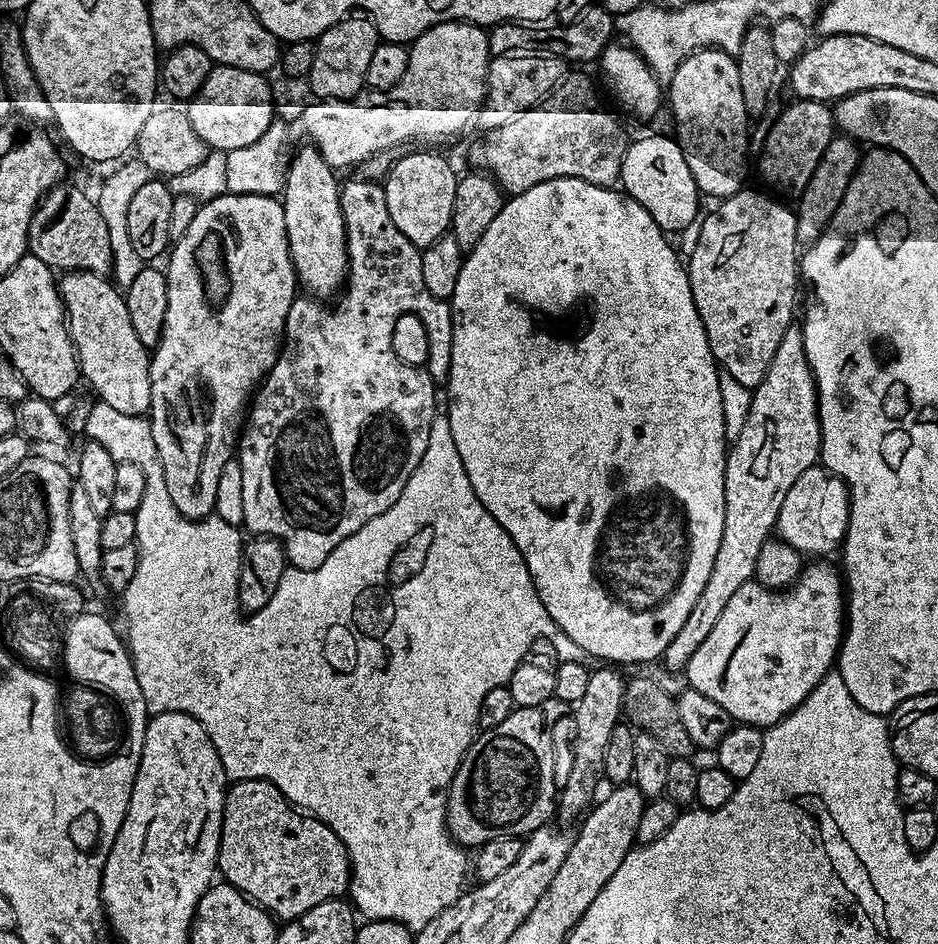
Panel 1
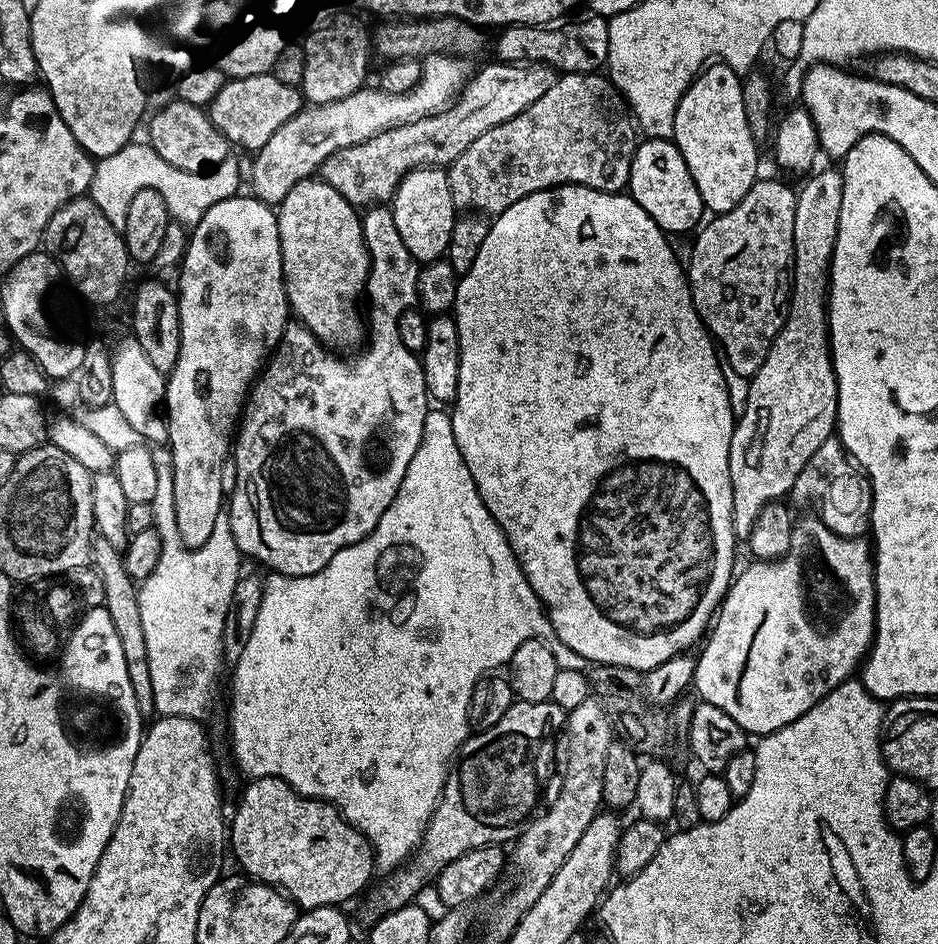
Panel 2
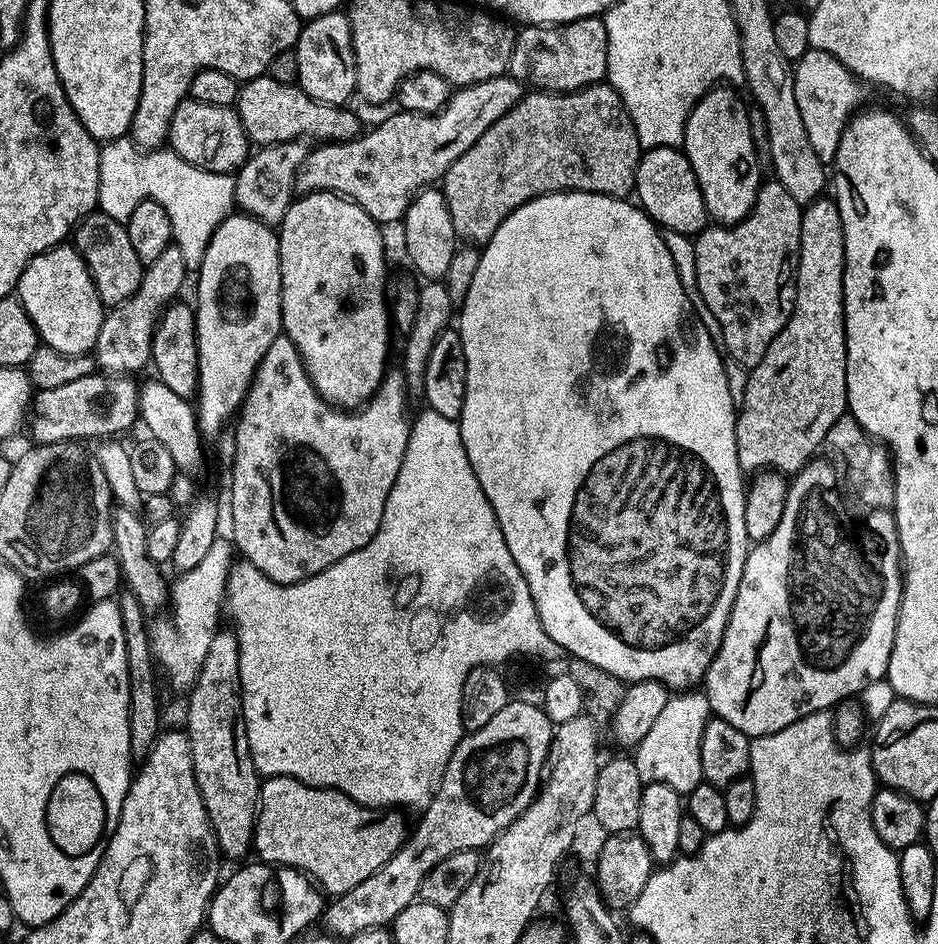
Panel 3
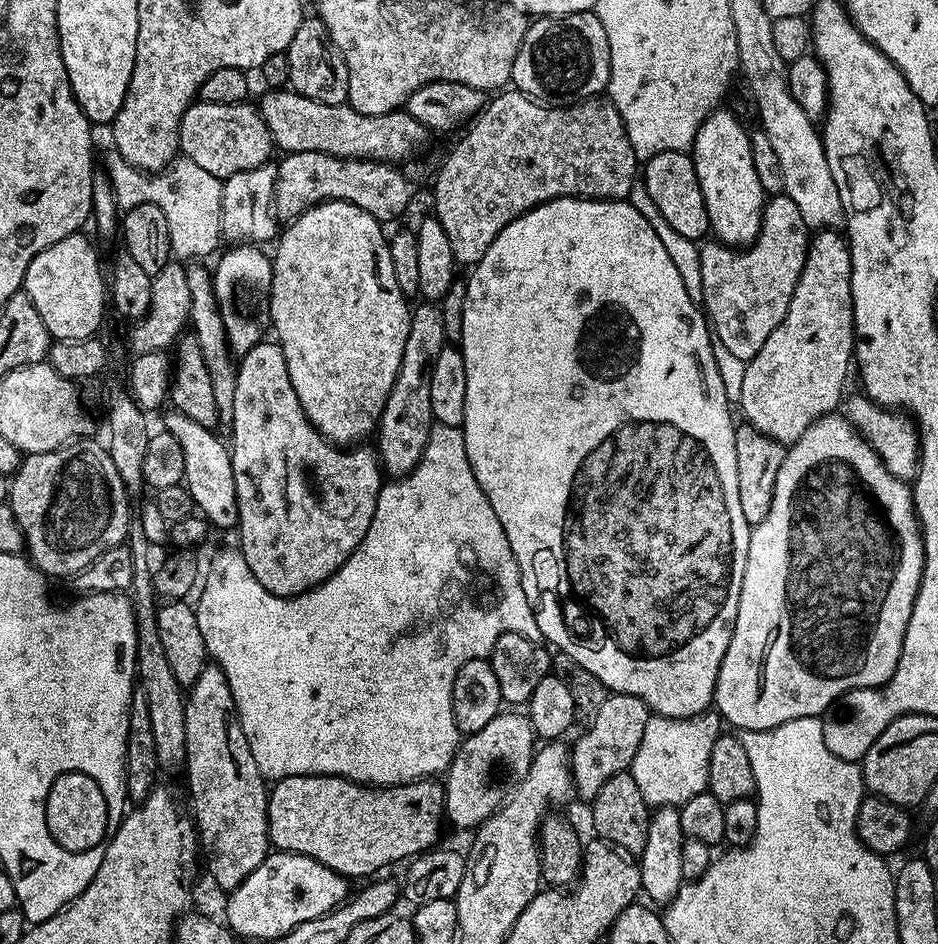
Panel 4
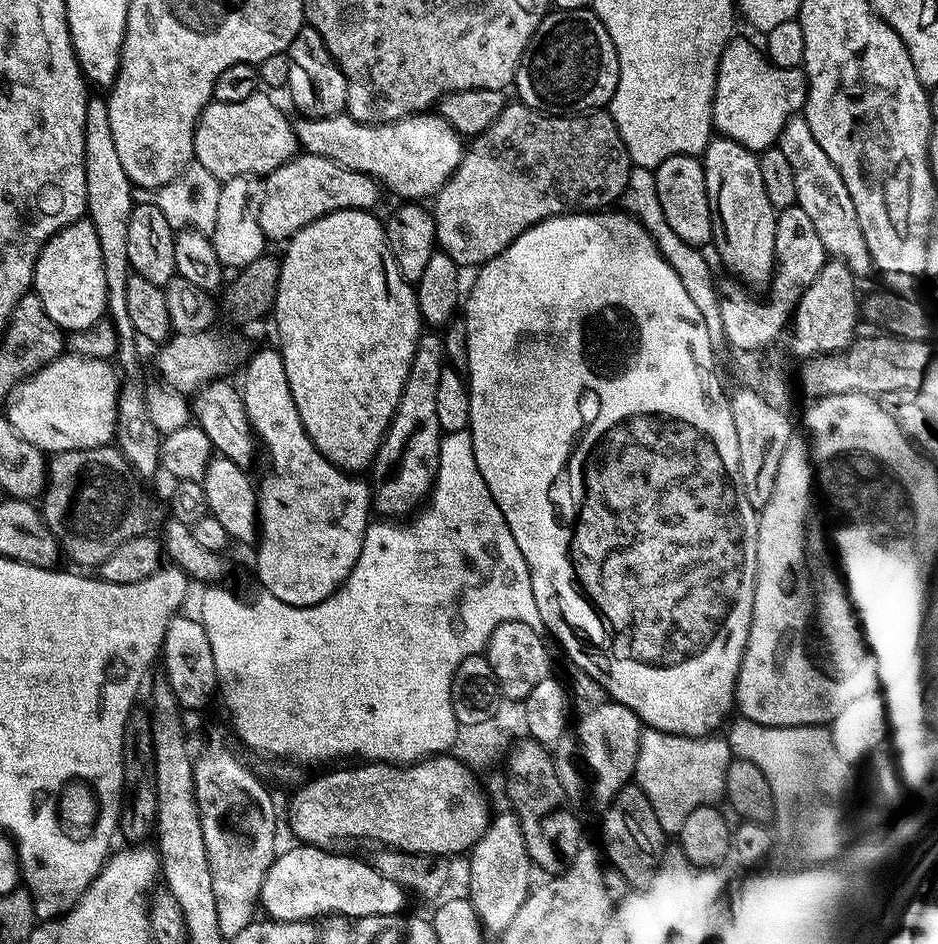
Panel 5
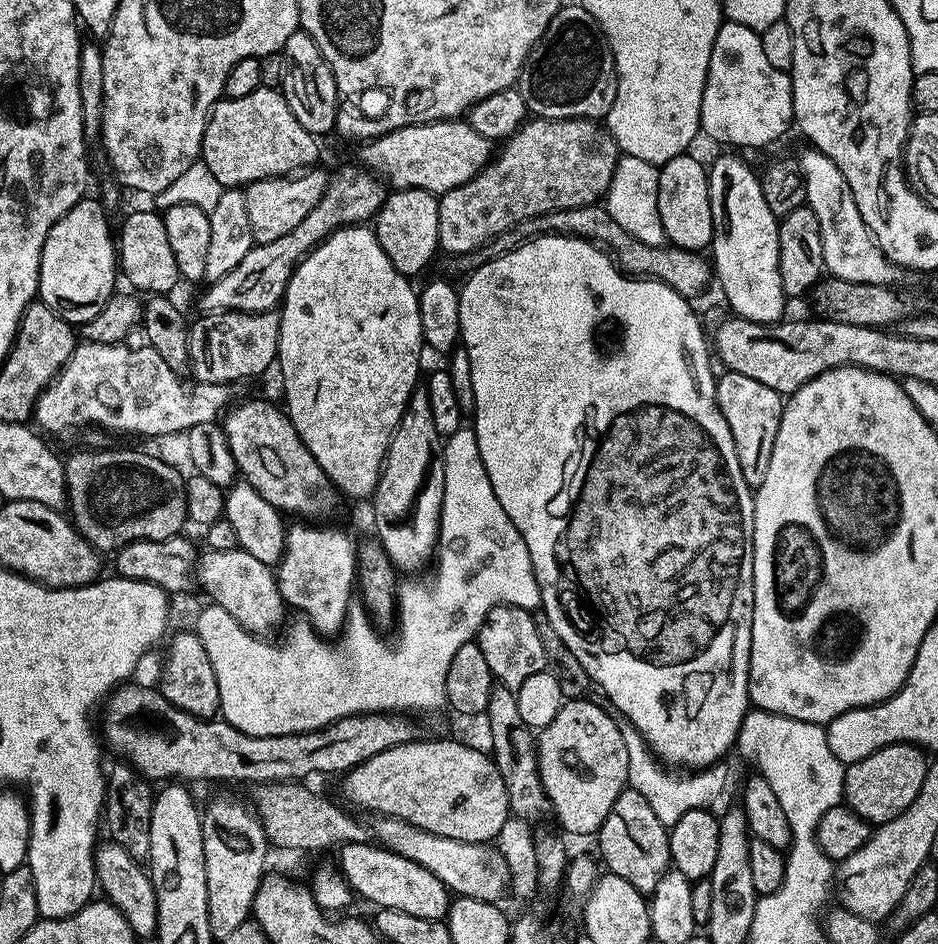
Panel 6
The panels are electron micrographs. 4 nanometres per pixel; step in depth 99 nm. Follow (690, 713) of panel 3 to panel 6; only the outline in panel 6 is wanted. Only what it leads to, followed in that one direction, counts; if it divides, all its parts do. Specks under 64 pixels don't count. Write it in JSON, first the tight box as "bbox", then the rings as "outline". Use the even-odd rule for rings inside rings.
{"bbox":[616,717,728,828],"outline":[[[619,717],[616,721],[619,733],[622,734],[622,740],[626,742],[627,752],[627,785],[641,794],[649,803],[651,810],[657,815],[662,824],[671,828],[676,825],[683,814],[692,809],[711,807],[712,802],[719,798],[723,792],[728,780],[728,770],[726,764],[717,762],[709,765],[705,769],[699,769],[689,774],[673,772],[664,767],[661,761],[651,752],[650,747],[641,736],[632,722],[624,717]]]}

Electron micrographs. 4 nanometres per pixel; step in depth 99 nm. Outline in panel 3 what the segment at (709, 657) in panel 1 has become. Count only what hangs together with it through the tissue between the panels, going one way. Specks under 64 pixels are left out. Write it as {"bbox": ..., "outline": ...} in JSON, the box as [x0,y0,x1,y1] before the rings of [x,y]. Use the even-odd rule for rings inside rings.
{"bbox":[702,459,904,738],"outline":[[[820,459],[809,460],[804,468],[791,477],[786,494],[786,508],[782,510],[782,520],[778,522],[778,526],[774,526],[774,534],[770,534],[770,538],[759,541],[749,551],[742,570],[742,582],[734,598],[734,606],[720,643],[720,649],[716,651],[712,665],[708,667],[708,672],[702,681],[702,688],[708,695],[711,711],[719,719],[730,722],[730,726],[742,730],[742,734],[750,738],[774,734],[810,714],[835,709],[841,702],[854,697],[852,695],[855,692],[856,695],[863,693],[867,684],[883,680],[888,674],[890,650],[894,646],[894,630],[898,626],[898,610],[902,602],[902,586],[904,585],[896,518],[887,508],[871,509],[866,515],[868,517],[857,526],[856,533],[851,536],[847,526],[839,524],[835,514],[824,505],[824,496],[820,493],[820,488],[834,487],[836,476],[832,473],[831,466]]]}

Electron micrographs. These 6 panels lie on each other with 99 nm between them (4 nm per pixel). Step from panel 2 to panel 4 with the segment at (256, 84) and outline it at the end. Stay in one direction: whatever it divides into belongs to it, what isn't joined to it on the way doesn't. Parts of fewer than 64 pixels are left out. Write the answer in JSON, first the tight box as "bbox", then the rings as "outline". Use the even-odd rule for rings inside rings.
{"bbox":[258,90,430,165],"outline":[[[268,90],[265,96],[258,100],[260,116],[266,122],[266,130],[270,130],[273,145],[281,148],[281,153],[290,152],[321,152],[347,160],[382,160],[386,164],[399,165],[400,160],[408,160],[416,156],[428,144],[430,133],[423,128],[414,118],[410,118],[407,110],[397,110],[371,116],[370,114],[358,114],[345,102],[342,104],[327,104],[326,102],[314,102],[314,98],[306,98],[302,94],[291,90]]]}

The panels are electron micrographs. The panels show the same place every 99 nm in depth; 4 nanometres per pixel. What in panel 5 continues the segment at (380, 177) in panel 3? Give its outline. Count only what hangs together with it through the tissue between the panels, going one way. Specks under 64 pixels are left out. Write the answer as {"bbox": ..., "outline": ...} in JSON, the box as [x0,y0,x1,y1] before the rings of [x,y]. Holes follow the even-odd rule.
{"bbox":[258,152,382,242],"outline":[[[309,152],[293,156],[263,177],[262,183],[264,197],[258,210],[258,222],[268,242],[287,242],[298,230],[331,212],[347,208],[375,209],[382,195],[382,189],[374,178],[346,170],[346,166],[330,162],[330,158],[318,158]]]}

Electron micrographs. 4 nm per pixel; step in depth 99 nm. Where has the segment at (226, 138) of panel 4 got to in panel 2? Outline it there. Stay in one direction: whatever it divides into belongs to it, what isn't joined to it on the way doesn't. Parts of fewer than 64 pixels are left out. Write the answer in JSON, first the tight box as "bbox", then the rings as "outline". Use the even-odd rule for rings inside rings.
{"bbox":[146,98,230,172],"outline":[[[175,98],[169,100],[165,108],[160,108],[153,114],[152,121],[151,116],[147,121],[146,140],[158,154],[158,158],[170,162],[170,166],[178,166],[178,170],[183,172],[203,172],[221,164],[230,154],[230,145],[218,126],[214,126],[211,115],[190,102]]]}

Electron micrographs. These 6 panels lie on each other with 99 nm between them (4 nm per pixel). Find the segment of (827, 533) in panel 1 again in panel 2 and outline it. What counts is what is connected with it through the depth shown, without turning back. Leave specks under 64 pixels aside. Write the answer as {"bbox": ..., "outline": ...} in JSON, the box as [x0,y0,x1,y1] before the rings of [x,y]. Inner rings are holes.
{"bbox":[790,436,873,536],"outline":[[[833,436],[818,446],[795,479],[790,498],[802,506],[816,506],[823,523],[839,536],[864,536],[869,529],[873,502],[872,481],[850,461],[839,437]]]}

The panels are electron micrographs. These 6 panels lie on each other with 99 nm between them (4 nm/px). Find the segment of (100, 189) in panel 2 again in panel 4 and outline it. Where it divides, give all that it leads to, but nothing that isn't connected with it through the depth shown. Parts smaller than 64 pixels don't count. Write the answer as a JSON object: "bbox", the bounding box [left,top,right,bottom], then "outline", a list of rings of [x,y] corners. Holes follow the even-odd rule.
{"bbox":[106,154,222,262],"outline":[[[112,154],[108,160],[106,175],[112,184],[116,202],[121,209],[127,210],[133,204],[153,204],[166,214],[168,233],[172,239],[172,256],[180,262],[196,262],[200,256],[208,256],[219,244],[220,207],[222,206],[221,181],[214,174],[206,174],[202,166],[183,158],[162,172],[149,174],[126,162],[119,154]]]}

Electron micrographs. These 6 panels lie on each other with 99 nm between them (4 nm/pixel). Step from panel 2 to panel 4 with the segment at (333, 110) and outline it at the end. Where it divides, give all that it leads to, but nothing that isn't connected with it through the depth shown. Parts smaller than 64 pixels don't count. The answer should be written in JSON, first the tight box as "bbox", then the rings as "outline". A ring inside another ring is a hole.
{"bbox":[220,162,278,246],"outline":[[[269,162],[254,170],[242,170],[229,176],[220,185],[222,206],[220,207],[220,234],[233,245],[251,244],[264,246],[278,236],[278,217],[274,211],[274,186],[276,185],[276,164]]]}

